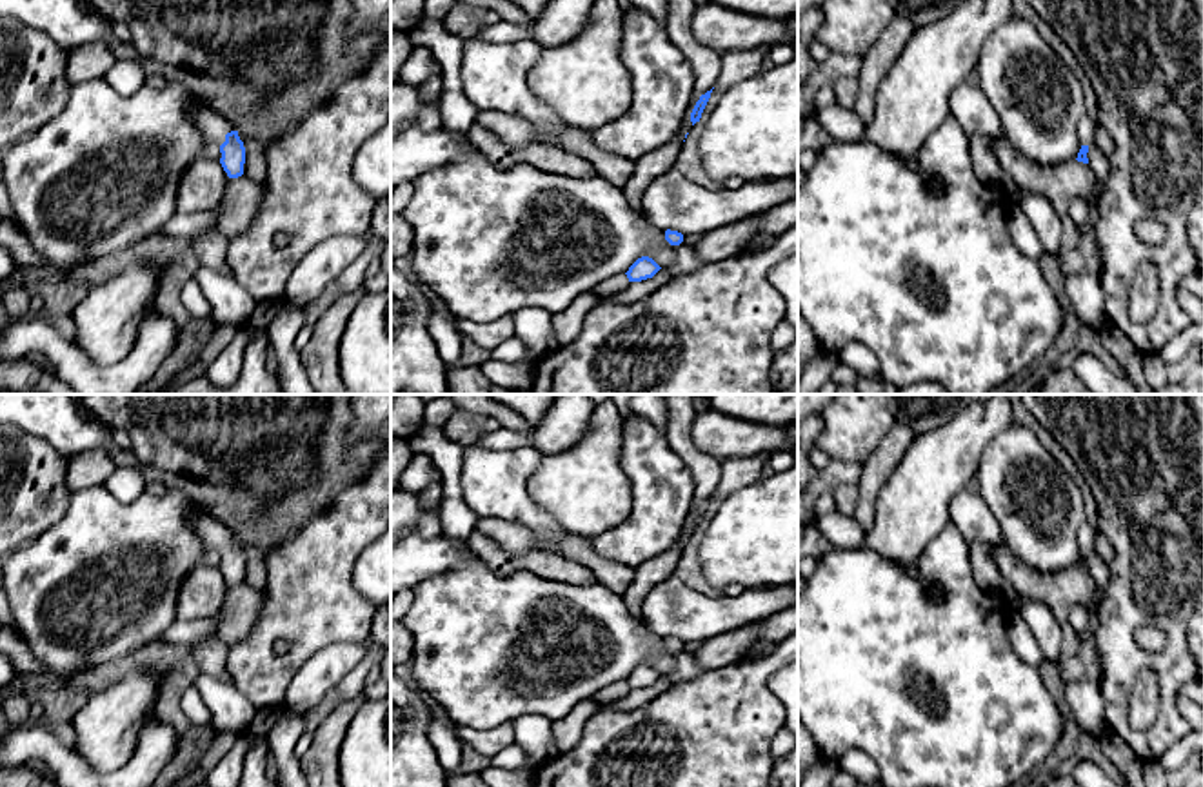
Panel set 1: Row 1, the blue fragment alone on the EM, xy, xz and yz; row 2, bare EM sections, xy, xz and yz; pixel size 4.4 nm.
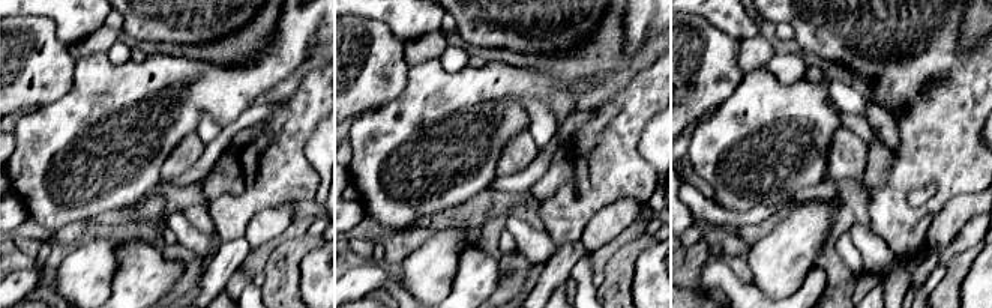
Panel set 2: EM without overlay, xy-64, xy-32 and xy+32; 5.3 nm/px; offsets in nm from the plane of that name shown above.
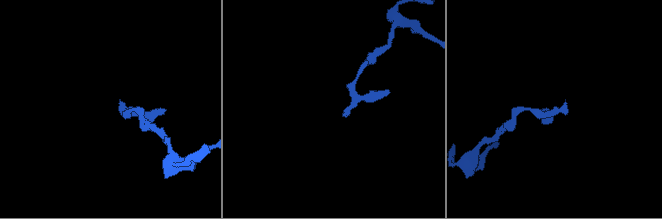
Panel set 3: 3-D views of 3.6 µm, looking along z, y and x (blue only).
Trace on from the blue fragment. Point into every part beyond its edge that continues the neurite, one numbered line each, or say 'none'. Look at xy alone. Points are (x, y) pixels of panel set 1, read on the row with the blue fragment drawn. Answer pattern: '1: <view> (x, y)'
1: xy (213, 126)

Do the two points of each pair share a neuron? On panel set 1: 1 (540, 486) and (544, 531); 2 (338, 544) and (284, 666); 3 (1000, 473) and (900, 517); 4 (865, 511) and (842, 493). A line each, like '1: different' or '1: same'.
1: different
2: same
3: different
4: different

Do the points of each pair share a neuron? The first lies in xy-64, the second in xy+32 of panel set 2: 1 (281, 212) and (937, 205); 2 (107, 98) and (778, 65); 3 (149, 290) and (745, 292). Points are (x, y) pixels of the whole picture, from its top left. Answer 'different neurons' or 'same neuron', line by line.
1: different neurons
2: different neurons
3: same neuron

